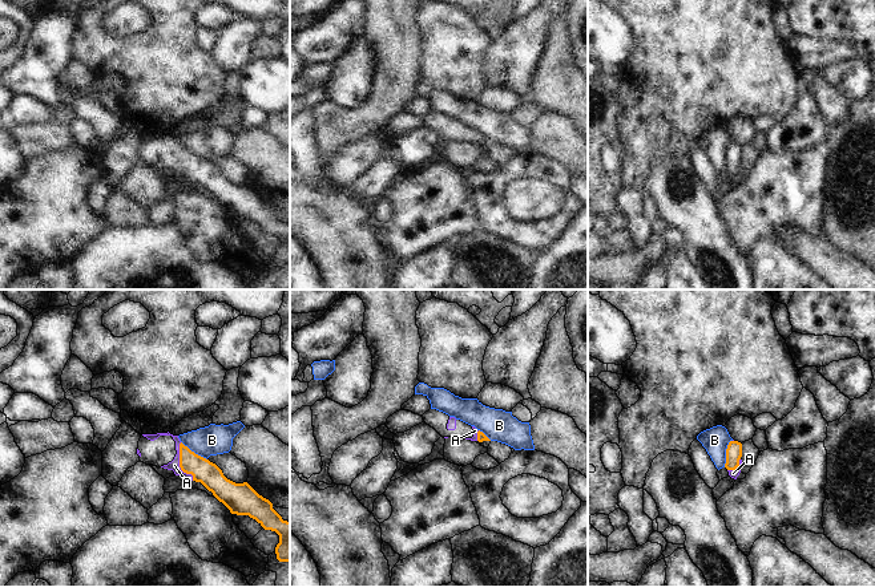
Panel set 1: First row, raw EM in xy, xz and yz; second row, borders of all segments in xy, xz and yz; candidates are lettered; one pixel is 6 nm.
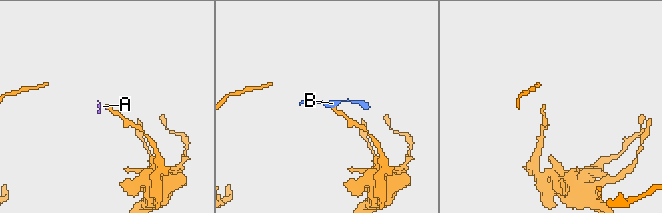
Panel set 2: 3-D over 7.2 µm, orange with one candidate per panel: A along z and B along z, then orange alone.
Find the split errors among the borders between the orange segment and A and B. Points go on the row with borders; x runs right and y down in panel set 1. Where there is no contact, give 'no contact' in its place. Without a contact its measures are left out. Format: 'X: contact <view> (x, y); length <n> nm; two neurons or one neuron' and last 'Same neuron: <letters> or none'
A: contact xy (180, 464); length 240 nm; one neuron
B: contact yz (726, 453); length 180 nm; two neurons
Same neuron: A

